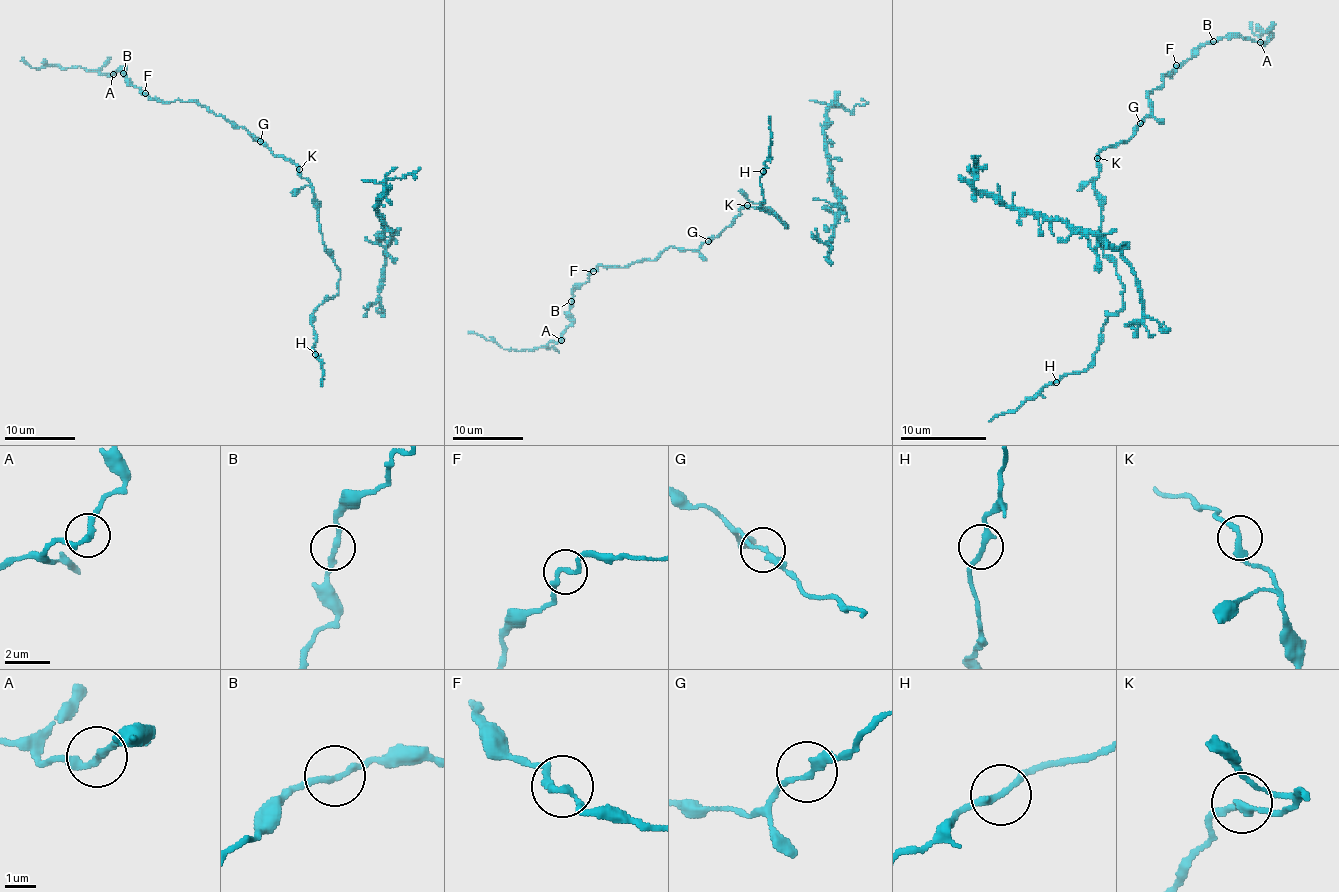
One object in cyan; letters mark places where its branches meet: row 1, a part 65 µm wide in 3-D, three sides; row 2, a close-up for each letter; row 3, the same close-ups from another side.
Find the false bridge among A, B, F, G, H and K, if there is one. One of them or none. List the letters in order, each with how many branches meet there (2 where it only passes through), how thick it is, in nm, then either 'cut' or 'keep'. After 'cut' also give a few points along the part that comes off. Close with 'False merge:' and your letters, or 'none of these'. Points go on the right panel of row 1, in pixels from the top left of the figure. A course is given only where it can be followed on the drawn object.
A: 2 | 240 nm | keep
B: 2 | 220 nm | keep
F: 2 | 220 nm | keep
G: 2 | 240 nm | keep
H: 2 | 240 nm | keep
K: 2 | 240 nm | keep
False merge: none of these

